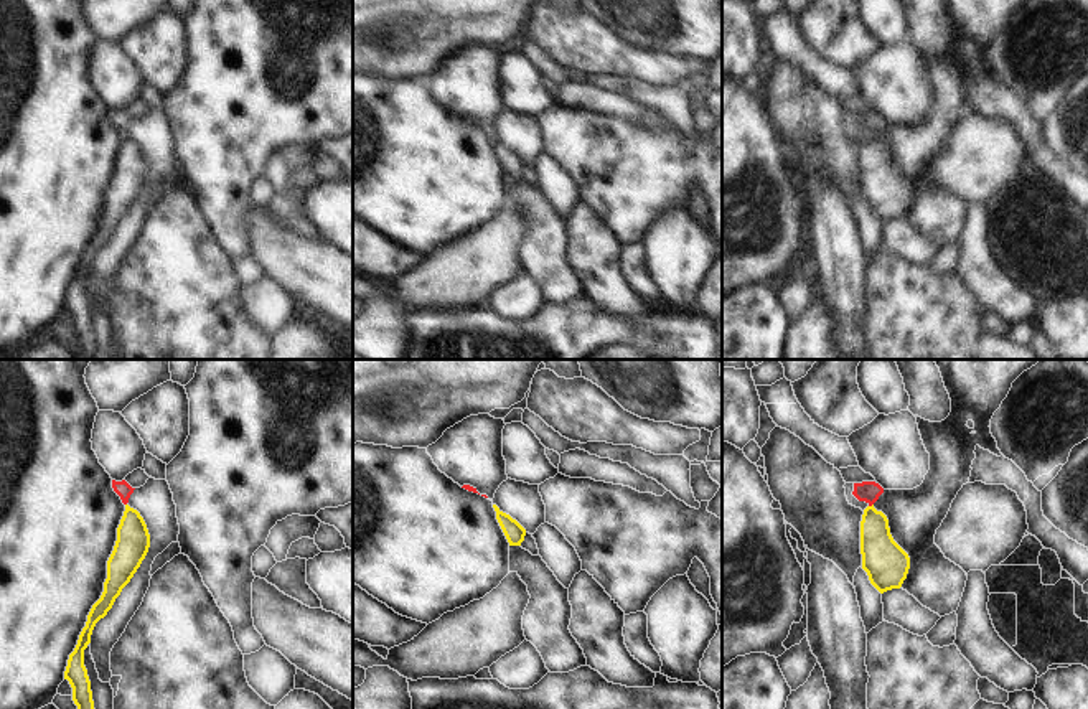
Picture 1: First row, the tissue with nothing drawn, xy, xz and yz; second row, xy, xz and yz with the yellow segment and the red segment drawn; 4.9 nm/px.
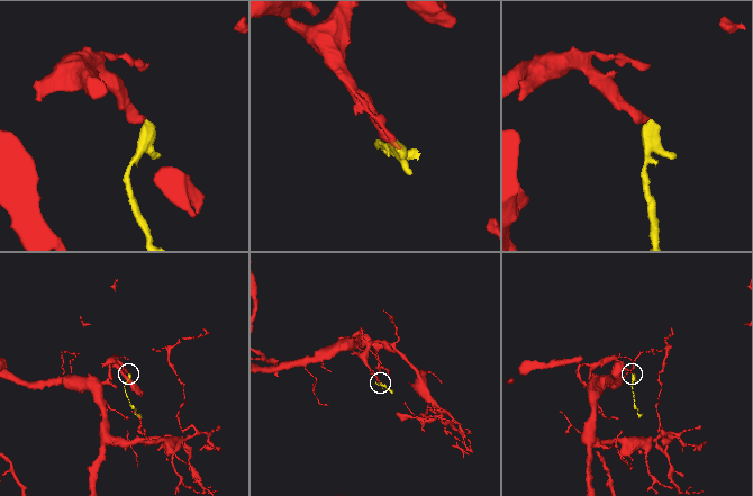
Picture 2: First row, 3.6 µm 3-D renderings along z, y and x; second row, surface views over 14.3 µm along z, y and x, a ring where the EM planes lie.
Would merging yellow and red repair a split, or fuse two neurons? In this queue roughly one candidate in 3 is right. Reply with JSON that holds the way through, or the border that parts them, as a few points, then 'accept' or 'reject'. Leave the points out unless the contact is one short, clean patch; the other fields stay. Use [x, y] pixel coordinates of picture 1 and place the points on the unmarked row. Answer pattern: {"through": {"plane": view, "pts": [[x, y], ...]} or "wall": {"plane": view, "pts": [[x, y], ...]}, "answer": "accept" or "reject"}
{"through": {"plane": "yz", "pts": [[881, 185], [876, 173], [872, 136], [869, 122]]}, "answer": "accept"}

